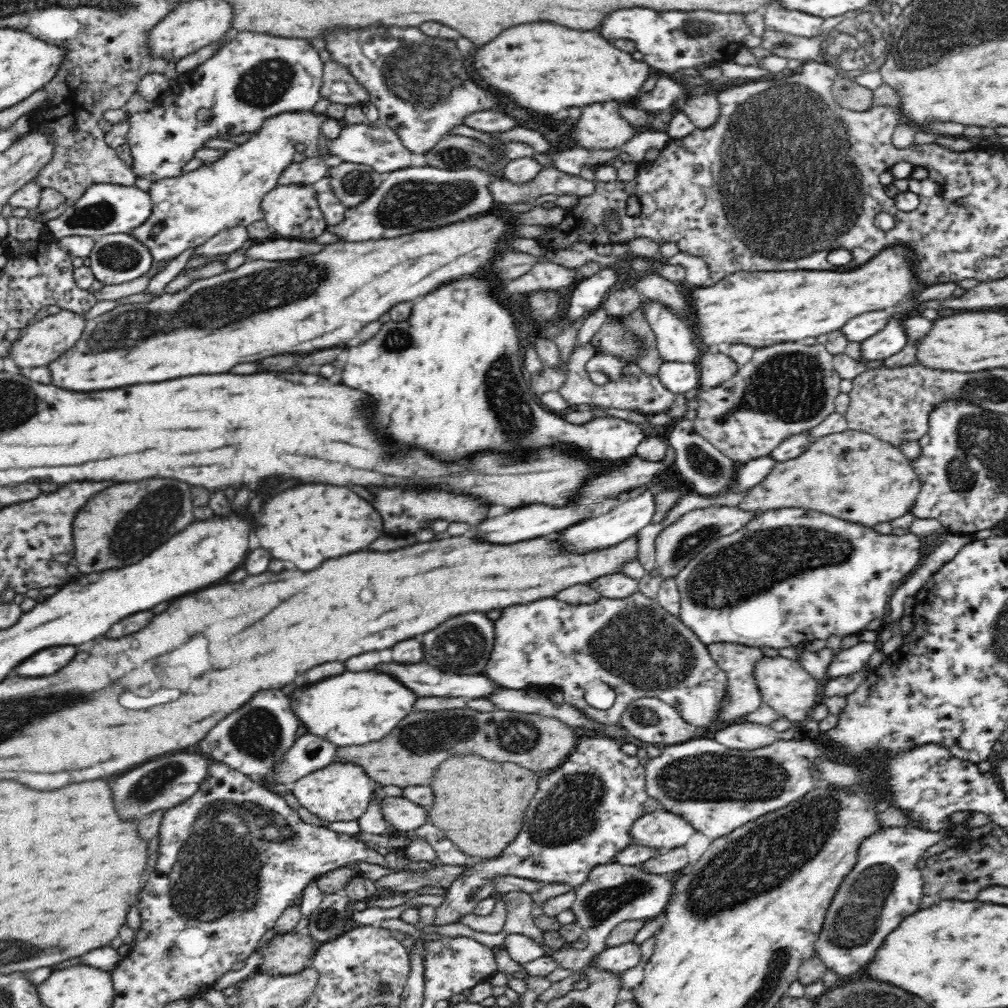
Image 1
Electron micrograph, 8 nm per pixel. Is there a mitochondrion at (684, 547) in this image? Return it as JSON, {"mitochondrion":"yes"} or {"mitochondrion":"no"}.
{"mitochondrion":"yes"}

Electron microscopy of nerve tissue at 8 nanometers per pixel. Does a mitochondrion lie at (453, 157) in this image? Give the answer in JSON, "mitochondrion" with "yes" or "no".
{"mitochondrion":"yes"}

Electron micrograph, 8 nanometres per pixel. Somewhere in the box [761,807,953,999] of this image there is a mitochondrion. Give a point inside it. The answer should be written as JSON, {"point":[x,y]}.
{"point":[861,912]}

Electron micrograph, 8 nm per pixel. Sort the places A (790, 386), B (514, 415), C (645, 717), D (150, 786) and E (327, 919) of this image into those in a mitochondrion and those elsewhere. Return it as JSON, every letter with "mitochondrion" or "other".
{"A":"mitochondrion","B":"mitochondrion","C":"mitochondrion","D":"mitochondrion","E":"mitochondrion"}

